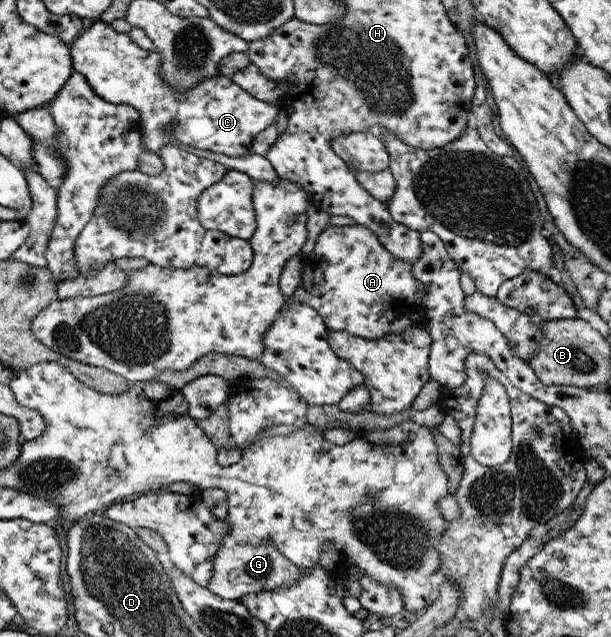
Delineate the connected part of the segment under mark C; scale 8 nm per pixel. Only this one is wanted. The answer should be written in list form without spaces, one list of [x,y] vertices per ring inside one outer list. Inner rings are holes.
[[[92,20],[69,48],[73,71],[80,72],[94,93],[108,103],[129,105],[140,114],[140,131],[143,148],[161,154],[166,144],[179,141],[196,149],[223,153],[228,157],[244,157],[251,153],[254,138],[275,123],[280,104],[260,101],[244,91],[228,76],[218,74],[203,79],[185,92],[173,90],[161,76],[162,59],[158,53],[142,49],[131,40],[129,33],[116,32],[110,23]]]

